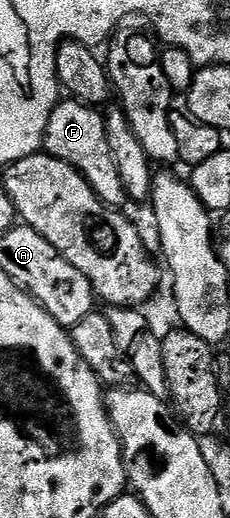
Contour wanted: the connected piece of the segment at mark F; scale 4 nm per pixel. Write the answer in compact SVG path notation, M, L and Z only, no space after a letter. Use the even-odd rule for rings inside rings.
M75 100L57 102L48 121L48 133L44 135L42 150L43 153L73 166L87 180L90 188L94 188L96 195L106 205L120 208L123 207L123 202L129 201L129 196L124 191L122 184L122 176L118 176L118 164L114 160L114 156L110 152L110 144L106 140L104 114L99 109Z

